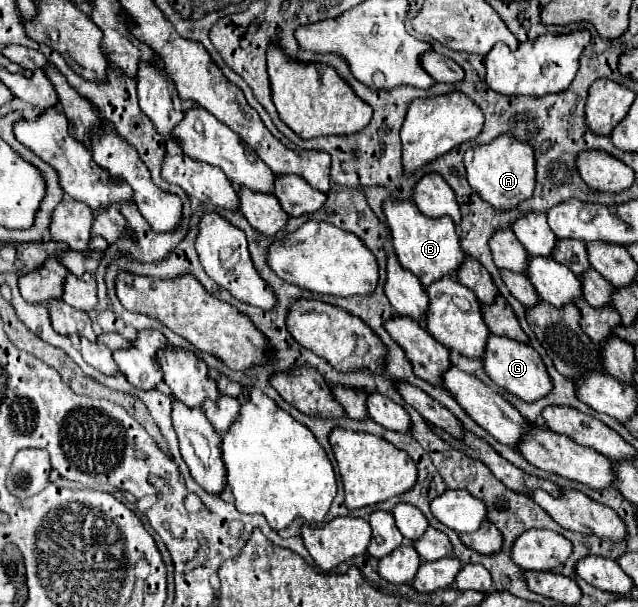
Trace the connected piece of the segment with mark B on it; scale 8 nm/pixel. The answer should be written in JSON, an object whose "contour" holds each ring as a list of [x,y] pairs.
{"contour":[[[394,200],[384,202],[384,214],[392,230],[392,244],[400,264],[408,272],[418,276],[424,288],[428,288],[432,282],[444,276],[452,276],[464,262],[464,252],[460,248],[454,222],[448,220],[448,216],[428,218],[428,216],[422,216],[422,212],[414,206],[414,202],[394,202]]]}

